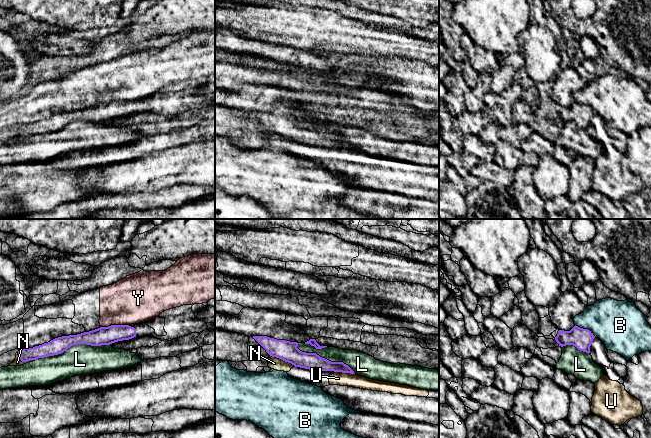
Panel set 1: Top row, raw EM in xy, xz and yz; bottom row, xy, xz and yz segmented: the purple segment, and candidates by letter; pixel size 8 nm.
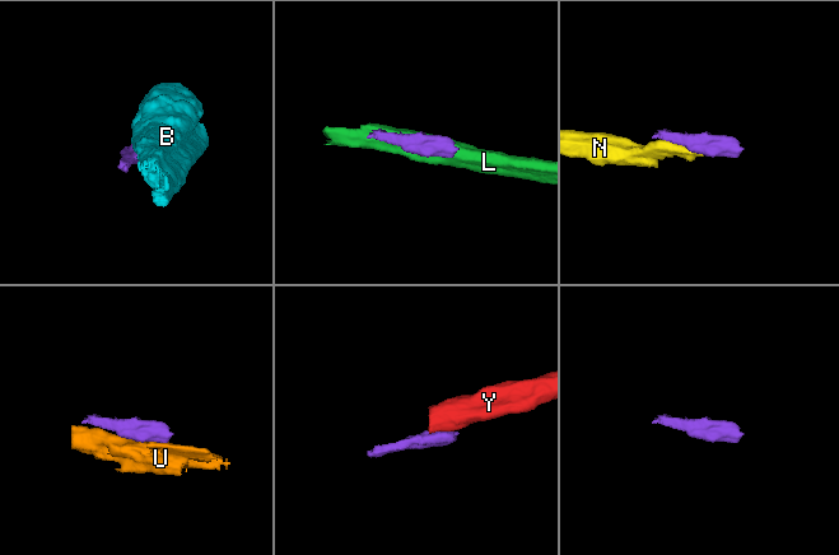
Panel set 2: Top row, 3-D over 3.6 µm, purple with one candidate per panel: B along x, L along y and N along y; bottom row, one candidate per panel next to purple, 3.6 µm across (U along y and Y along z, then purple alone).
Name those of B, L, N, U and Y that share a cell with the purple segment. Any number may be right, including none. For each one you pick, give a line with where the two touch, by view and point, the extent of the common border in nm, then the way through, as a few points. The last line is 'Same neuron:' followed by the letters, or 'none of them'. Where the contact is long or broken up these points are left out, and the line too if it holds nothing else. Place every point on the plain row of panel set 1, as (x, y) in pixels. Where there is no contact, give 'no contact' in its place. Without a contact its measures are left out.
Same neuron: none of them

